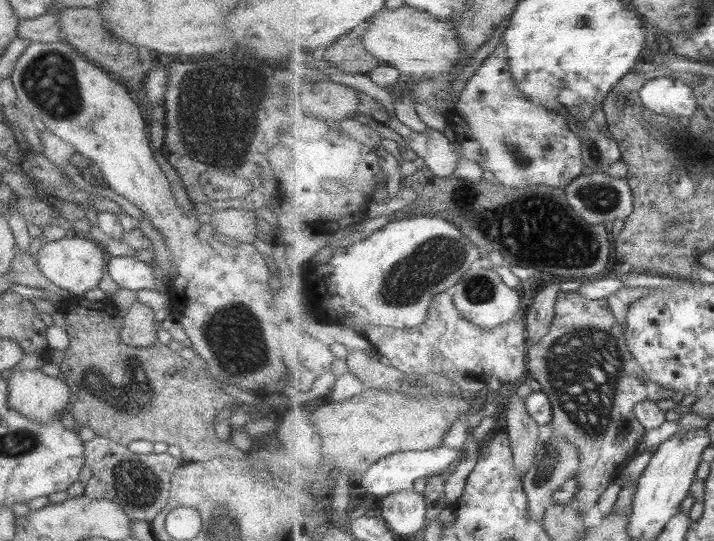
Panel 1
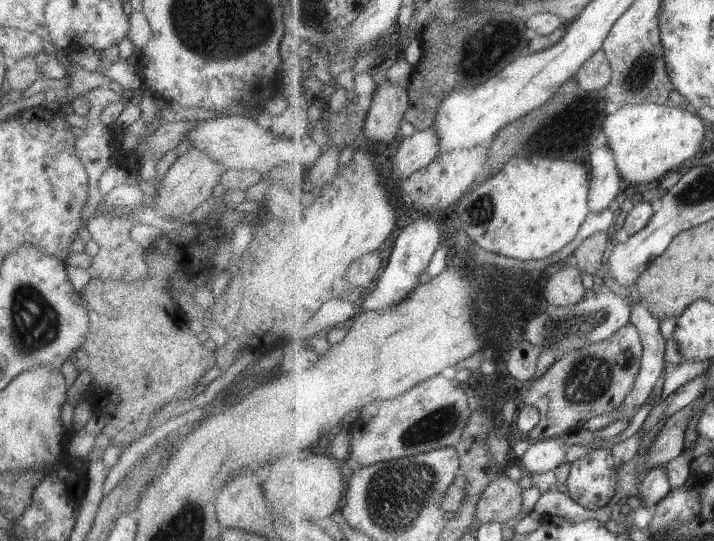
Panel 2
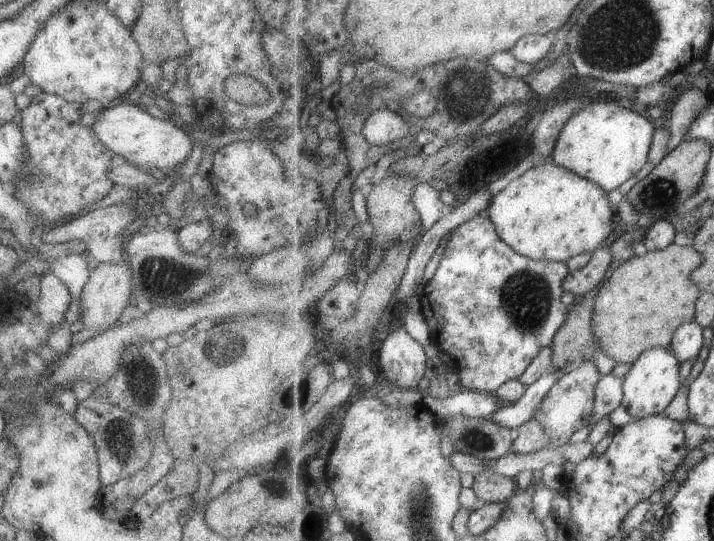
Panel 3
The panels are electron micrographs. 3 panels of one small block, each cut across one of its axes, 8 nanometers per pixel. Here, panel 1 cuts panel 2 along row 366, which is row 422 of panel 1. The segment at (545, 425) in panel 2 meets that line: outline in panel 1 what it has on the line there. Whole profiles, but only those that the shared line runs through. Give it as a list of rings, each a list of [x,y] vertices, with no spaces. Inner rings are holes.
[[[561,291],[558,294],[556,315],[552,320],[550,333],[537,343],[530,342],[527,361],[528,377],[541,384],[541,390],[550,398],[553,407],[553,418],[548,424],[550,438],[545,442],[550,443],[551,438],[562,438],[578,448],[581,462],[574,474],[574,479],[578,480],[577,500],[574,505],[580,512],[589,512],[599,504],[599,498],[607,492],[614,478],[636,455],[638,444],[645,436],[647,430],[635,415],[637,403],[669,399],[676,390],[663,388],[647,376],[628,349],[624,329],[613,316],[606,298],[587,300],[576,291]]]

